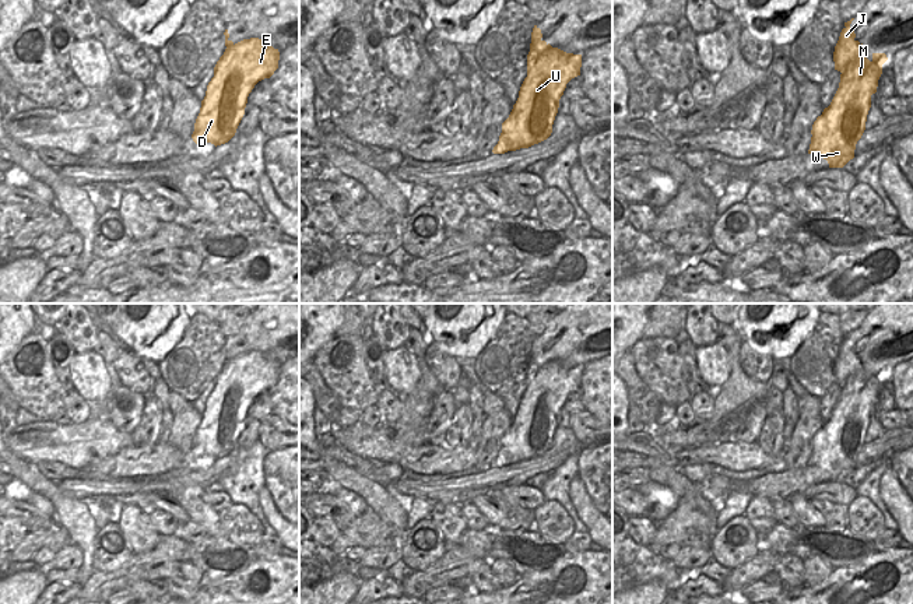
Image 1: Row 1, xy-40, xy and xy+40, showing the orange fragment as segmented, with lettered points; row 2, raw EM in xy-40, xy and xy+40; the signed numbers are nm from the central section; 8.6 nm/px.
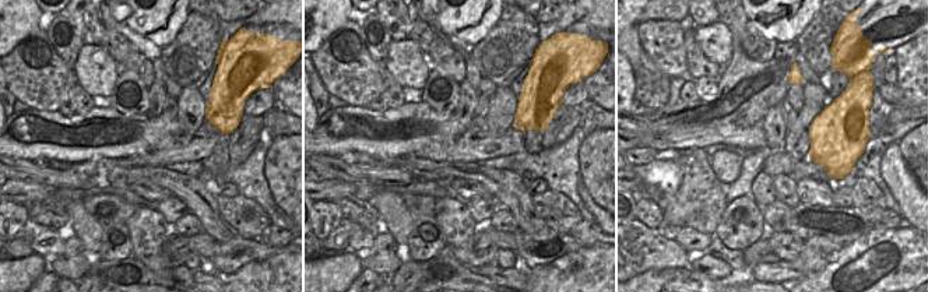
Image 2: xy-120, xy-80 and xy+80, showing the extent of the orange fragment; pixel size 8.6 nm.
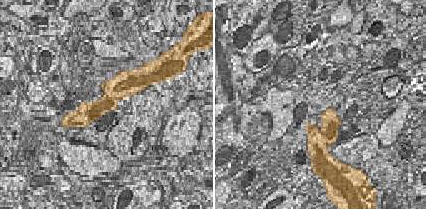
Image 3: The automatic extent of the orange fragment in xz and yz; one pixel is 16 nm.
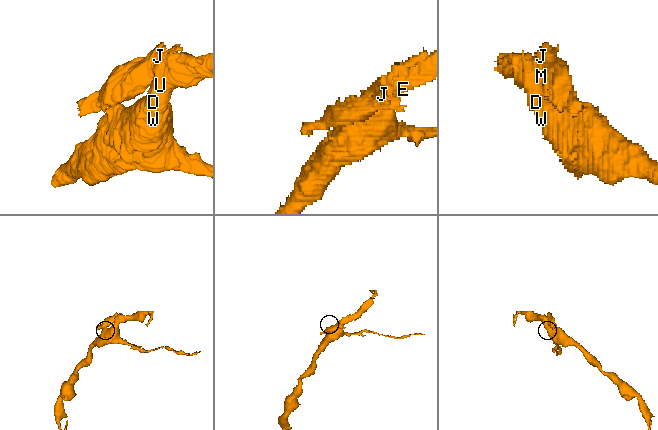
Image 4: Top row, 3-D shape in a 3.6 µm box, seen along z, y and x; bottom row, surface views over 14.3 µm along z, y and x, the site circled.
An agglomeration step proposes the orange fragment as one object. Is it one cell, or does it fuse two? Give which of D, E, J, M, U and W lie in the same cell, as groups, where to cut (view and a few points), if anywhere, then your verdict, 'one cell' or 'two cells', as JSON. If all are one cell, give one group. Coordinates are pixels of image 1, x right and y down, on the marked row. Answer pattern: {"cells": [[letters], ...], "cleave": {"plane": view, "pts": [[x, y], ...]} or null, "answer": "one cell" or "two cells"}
{"cells": [["D", "E", "M", "U", "W"], ["J"]], "cleave": {"plane": "xy+40", "pts": [[868, 60], [853, 60], [842, 73]]}, "answer": "two cells"}

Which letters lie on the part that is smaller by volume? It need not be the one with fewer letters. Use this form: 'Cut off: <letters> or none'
Cut off: J

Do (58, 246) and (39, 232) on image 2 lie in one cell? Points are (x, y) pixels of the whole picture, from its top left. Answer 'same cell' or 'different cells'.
same cell

